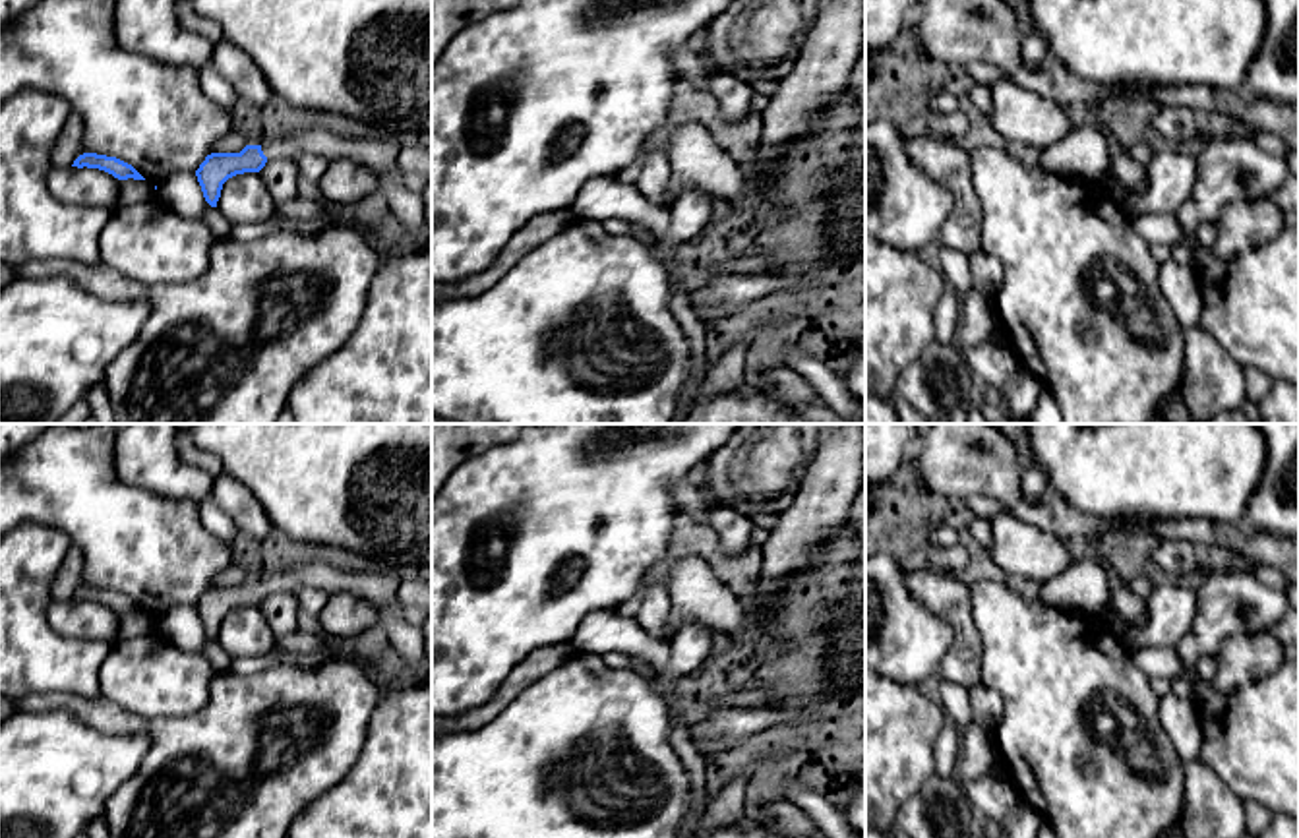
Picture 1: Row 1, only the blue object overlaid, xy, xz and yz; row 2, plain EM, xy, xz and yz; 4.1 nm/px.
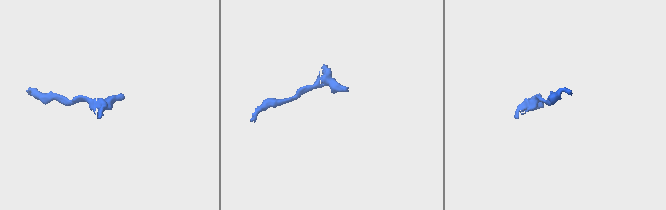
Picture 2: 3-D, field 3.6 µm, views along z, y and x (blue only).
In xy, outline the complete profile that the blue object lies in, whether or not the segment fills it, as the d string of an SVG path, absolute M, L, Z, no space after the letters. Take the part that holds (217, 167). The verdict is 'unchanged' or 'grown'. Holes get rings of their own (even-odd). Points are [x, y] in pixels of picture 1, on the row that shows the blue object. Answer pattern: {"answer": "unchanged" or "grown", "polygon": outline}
{"answer": "grown", "polygon": "M323 130L298 132L263 145L246 145L240 153L211 153L196 170L203 197L217 207L223 184L244 172L259 172L271 161L296 161L310 153L327 159L350 159L378 176L397 168L401 137L383 134L374 139L347 139Z"}

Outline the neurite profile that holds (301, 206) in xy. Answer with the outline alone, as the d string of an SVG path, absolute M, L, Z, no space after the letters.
M298 195L290 201L277 203L277 213L283 217L319 219L331 226L337 224L335 213L329 209L329 203L325 199L308 199L304 195Z

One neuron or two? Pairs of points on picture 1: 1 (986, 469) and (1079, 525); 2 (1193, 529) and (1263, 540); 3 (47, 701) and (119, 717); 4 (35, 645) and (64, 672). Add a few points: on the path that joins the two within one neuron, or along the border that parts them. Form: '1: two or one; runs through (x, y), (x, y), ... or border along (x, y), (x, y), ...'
1: one; runs through (1009, 492), (1028, 511), (1056, 515)
2: one; runs through (1210, 535), (1245, 538)
3: one; runs through (64, 701), (101, 715)
4: one; runs through (43, 653), (57, 664)

